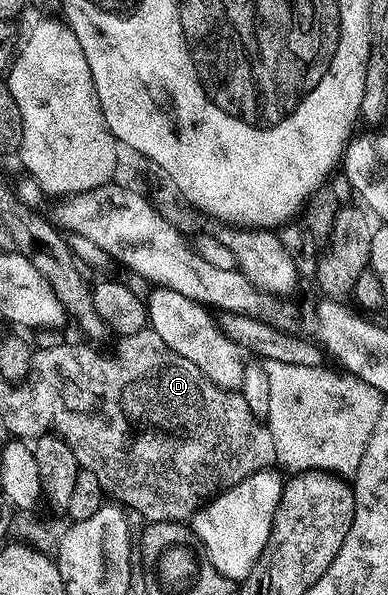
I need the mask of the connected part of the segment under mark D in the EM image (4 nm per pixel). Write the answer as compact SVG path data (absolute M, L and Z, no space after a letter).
M155 331L123 335L119 343L121 359L104 359L96 351L91 353L90 388L76 377L71 378L68 401L59 411L50 411L46 418L68 449L76 453L79 468L93 473L103 492L114 495L115 504L143 515L146 523L186 521L215 495L244 481L244 477L275 466L276 445L270 428L252 413L241 390L221 387L204 377L188 357L168 349Z

